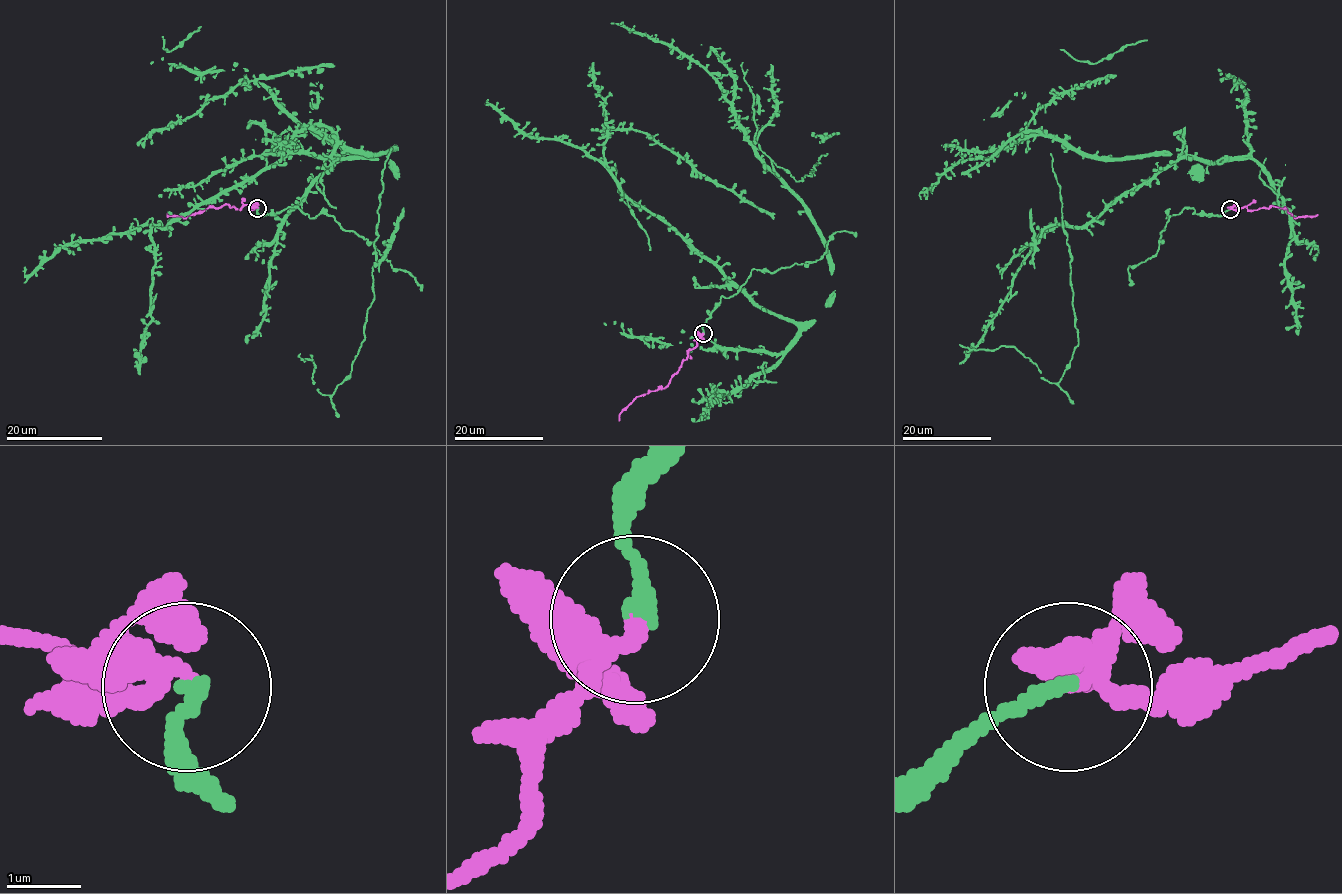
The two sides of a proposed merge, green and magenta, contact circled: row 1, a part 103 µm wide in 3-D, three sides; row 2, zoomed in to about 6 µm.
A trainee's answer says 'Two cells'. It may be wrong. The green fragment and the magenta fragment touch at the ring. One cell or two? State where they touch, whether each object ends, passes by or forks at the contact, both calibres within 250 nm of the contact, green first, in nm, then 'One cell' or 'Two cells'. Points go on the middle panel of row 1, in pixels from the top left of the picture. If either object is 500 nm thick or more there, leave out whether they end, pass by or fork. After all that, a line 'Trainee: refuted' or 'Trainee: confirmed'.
Place: (703, 333). At the ring green ends. At the ring magenta passes by. Thickness 200 nm (green) against 240 nm. One cell
Trainee: refuted

